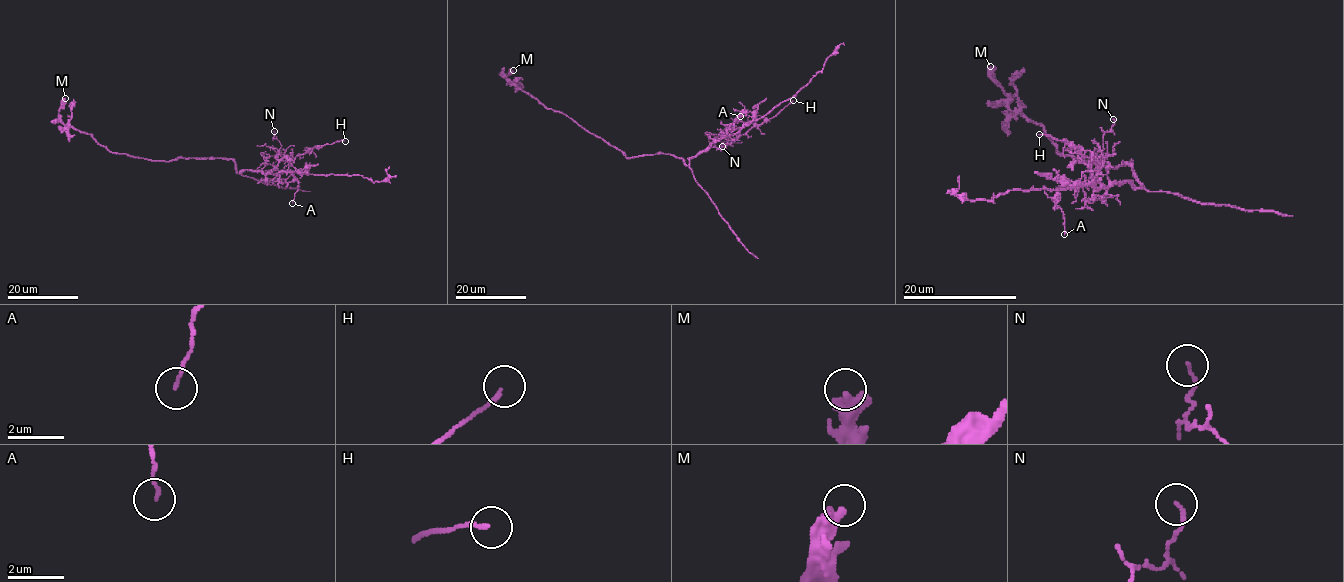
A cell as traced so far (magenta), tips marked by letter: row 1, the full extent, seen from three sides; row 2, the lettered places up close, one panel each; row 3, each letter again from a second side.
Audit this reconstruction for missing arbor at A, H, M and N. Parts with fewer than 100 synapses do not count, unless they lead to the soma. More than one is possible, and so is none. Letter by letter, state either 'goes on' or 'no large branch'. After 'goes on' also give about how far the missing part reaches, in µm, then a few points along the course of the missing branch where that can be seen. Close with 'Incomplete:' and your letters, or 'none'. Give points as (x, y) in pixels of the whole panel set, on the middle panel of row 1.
A: no large branch
H: no large branch
M: no large branch
N: no large branch
Incomplete: none

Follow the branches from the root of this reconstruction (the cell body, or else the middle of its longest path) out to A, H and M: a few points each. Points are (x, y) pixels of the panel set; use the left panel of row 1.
A: (228, 159), (241, 173), (243, 170), (290, 172), (299, 184), (292, 203)
H: (228, 159), (241, 173), (243, 170), (279, 173), (298, 156), (325, 144), (345, 141)
M: (228, 159), (178, 157), (154, 161), (108, 151), (89, 133), (63, 123), (59, 110), (65, 98)

